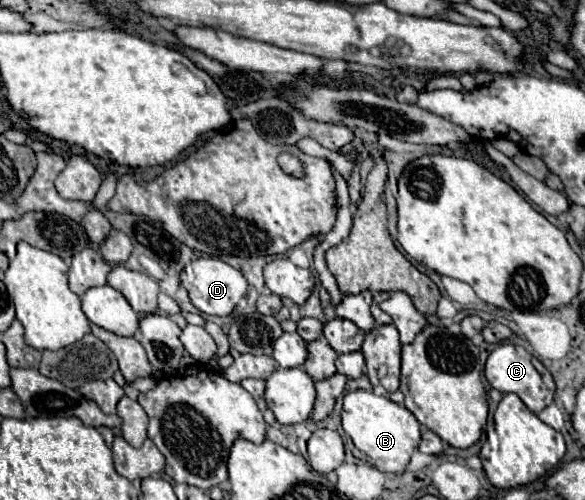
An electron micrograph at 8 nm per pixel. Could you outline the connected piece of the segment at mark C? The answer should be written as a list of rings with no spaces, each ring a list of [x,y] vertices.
[[[510,343],[498,345],[488,357],[484,373],[486,373],[488,383],[494,389],[498,389],[502,393],[516,393],[524,401],[524,405],[534,413],[542,411],[544,407],[548,407],[554,401],[556,385],[554,385],[550,371],[534,355],[530,355],[524,347],[510,345]]]

